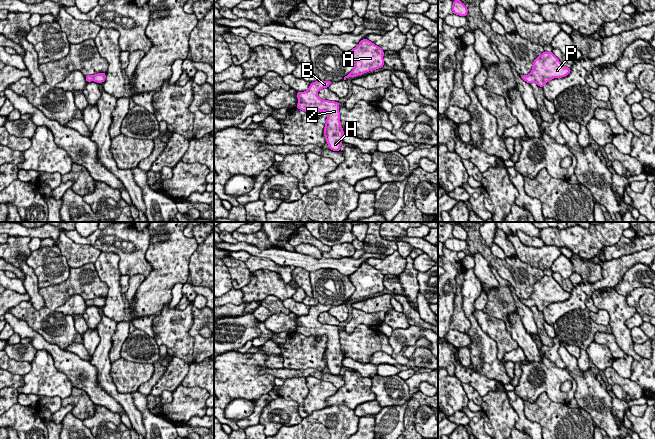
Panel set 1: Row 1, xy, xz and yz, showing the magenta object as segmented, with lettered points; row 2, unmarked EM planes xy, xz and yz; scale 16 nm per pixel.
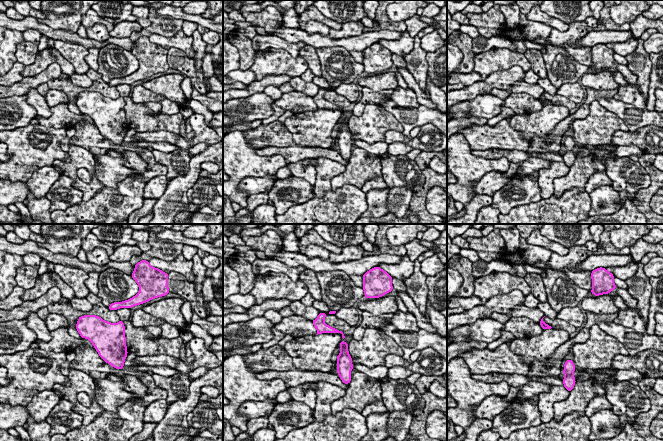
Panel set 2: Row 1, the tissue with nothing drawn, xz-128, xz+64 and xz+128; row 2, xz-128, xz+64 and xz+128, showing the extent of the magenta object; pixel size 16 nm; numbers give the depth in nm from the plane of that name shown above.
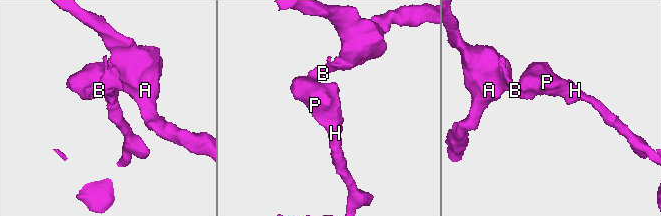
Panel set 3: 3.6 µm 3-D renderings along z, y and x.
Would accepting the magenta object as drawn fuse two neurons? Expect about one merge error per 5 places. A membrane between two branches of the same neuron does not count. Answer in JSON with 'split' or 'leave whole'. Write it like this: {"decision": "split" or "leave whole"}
{"decision": "leave whole"}

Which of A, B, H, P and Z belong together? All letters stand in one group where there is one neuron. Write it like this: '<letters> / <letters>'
A B H P Z

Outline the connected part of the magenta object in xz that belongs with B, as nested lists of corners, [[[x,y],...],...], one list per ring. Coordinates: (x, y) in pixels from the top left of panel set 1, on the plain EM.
[[[322,304],[310,307],[307,315],[296,317],[299,324],[296,332],[308,337],[317,338],[321,335],[327,337],[324,360],[329,373],[338,376],[343,367],[342,361],[345,358],[340,347],[339,326],[322,324],[318,321],[318,315],[322,312],[328,312],[331,307],[332,305]]]

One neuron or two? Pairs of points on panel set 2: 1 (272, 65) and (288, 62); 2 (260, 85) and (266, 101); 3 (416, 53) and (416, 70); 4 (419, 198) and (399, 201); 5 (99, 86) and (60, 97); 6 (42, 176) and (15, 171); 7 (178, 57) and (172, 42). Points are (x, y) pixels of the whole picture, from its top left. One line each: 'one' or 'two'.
1: one
2: two
3: one
4: two
5: two
6: two
7: two

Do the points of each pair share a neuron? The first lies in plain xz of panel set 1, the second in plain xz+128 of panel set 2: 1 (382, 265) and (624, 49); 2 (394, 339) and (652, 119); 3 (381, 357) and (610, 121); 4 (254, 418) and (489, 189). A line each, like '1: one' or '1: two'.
1: one
2: one
3: two
4: two

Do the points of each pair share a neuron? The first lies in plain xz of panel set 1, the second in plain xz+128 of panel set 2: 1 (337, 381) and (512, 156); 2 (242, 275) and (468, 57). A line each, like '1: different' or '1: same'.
1: same
2: same

